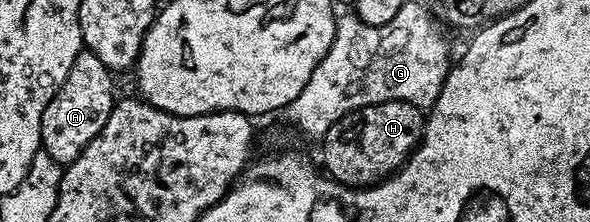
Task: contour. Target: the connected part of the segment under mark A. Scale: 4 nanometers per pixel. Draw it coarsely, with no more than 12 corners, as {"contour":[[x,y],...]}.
{"contour":[[79,51],[41,112],[41,150],[67,167],[105,128],[113,71]]}

